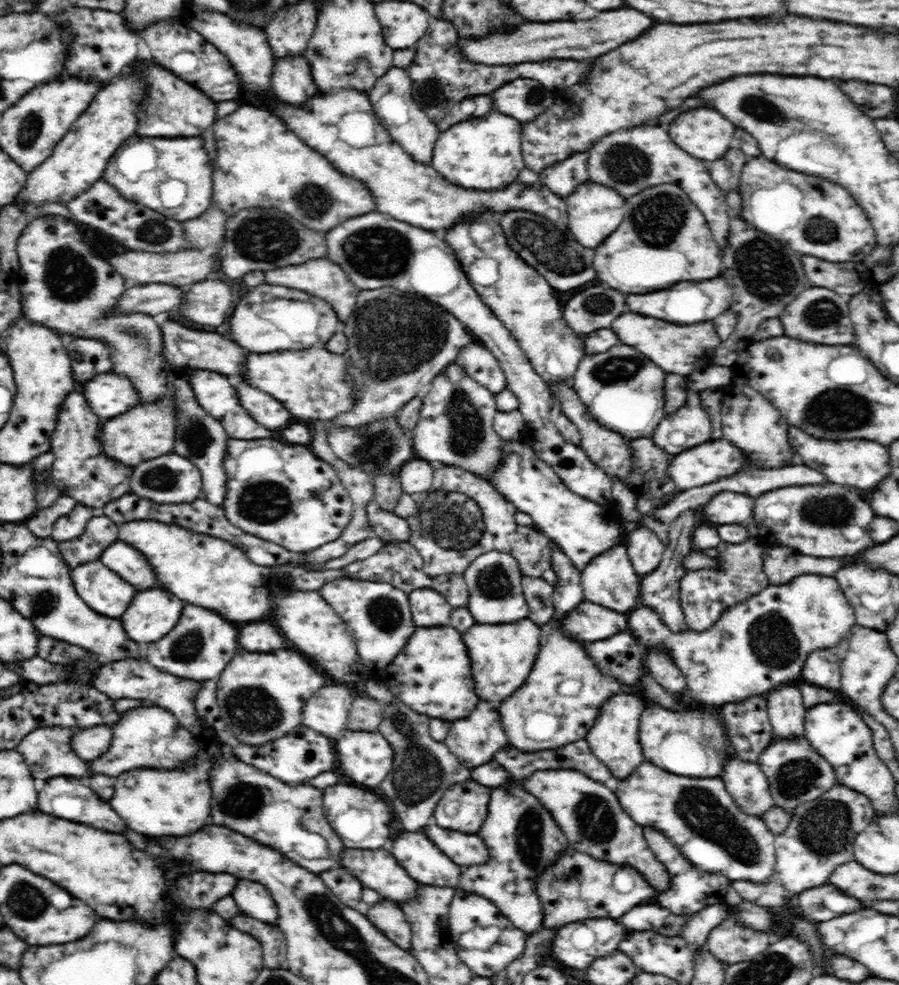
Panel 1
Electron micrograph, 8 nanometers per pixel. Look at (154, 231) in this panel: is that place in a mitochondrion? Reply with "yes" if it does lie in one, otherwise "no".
yes

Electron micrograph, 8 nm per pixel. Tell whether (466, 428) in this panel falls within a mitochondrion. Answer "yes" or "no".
yes

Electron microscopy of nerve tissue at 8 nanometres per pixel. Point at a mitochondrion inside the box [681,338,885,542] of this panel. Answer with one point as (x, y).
(839, 409)

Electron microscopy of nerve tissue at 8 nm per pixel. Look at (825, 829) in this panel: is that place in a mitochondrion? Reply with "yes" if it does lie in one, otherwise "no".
yes

